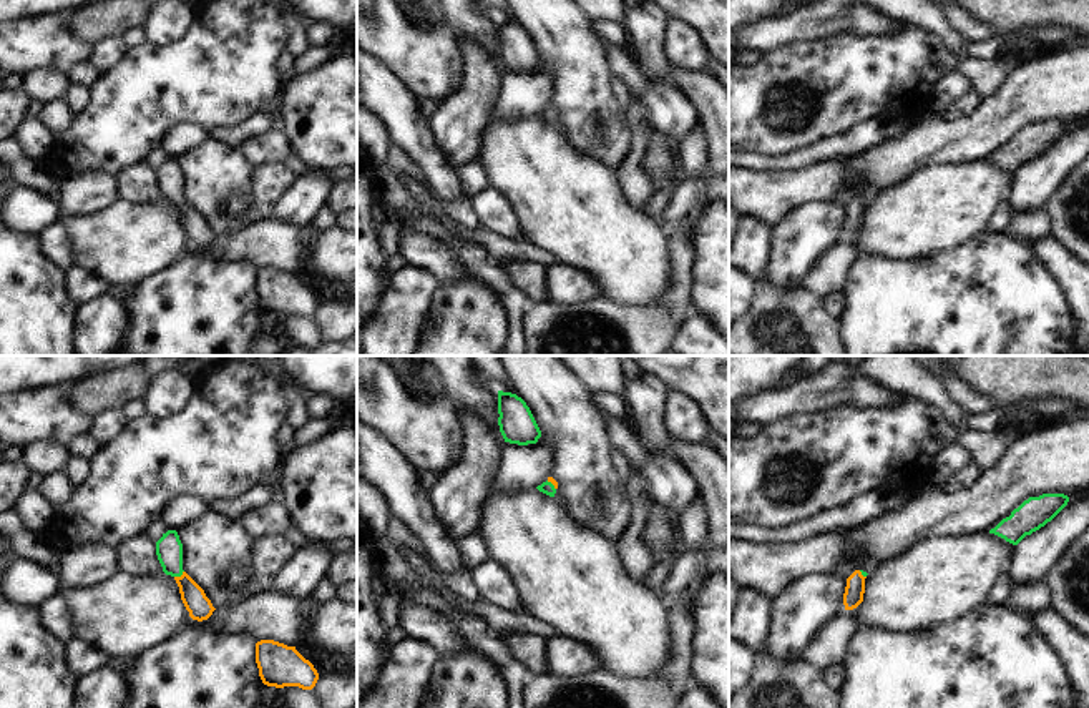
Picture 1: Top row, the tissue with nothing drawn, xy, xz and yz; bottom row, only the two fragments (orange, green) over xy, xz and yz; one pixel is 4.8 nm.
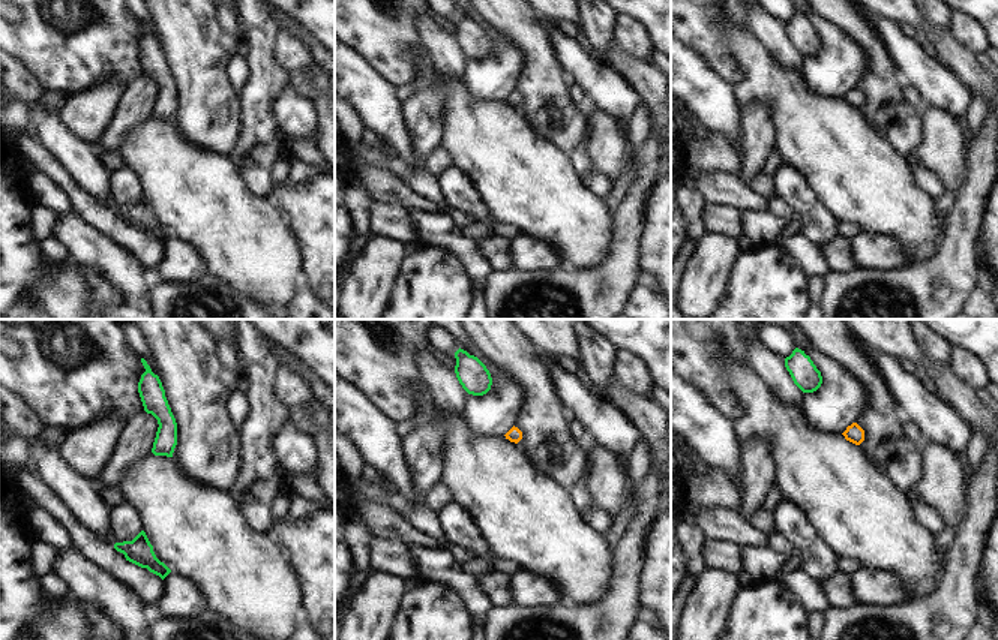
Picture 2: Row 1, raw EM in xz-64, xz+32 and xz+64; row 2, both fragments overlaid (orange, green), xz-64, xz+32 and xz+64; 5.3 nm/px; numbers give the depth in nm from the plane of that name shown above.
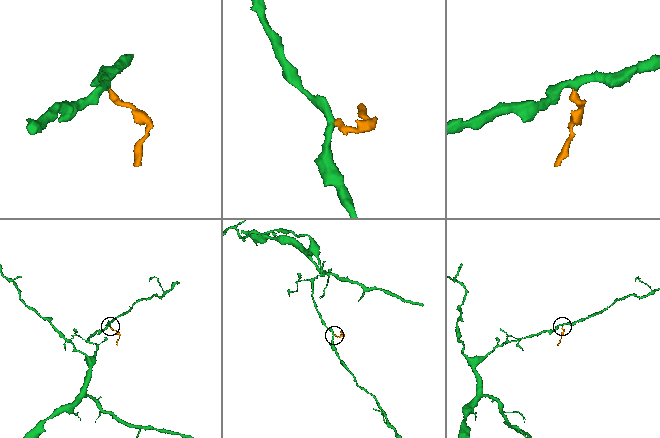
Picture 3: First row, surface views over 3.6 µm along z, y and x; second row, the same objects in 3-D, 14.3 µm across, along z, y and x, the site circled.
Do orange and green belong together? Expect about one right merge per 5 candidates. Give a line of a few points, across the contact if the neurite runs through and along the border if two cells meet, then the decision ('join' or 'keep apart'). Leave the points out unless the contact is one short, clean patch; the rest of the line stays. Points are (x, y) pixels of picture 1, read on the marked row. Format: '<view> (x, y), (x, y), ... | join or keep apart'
xy (200, 607), (181, 575), (173, 567), (168, 549) | join

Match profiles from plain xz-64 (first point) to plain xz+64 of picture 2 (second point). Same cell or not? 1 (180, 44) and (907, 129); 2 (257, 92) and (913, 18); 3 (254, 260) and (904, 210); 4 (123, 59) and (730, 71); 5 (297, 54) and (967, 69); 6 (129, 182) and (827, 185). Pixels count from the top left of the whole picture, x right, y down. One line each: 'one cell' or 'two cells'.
1: one cell
2: two cells
3: one cell
4: one cell
5: two cells
6: two cells

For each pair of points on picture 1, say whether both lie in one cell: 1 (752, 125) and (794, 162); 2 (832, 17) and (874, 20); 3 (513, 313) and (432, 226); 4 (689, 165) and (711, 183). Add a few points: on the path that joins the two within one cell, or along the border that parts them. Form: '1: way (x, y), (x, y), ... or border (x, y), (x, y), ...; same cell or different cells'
1: border (820, 138), (784, 153), (746, 152); different cells
2: way (842, 17), (864, 19); same cell
3: way (503, 290), (467, 251), (455, 246); same cell
4: border (681, 175), (689, 178), (709, 176); different cells

